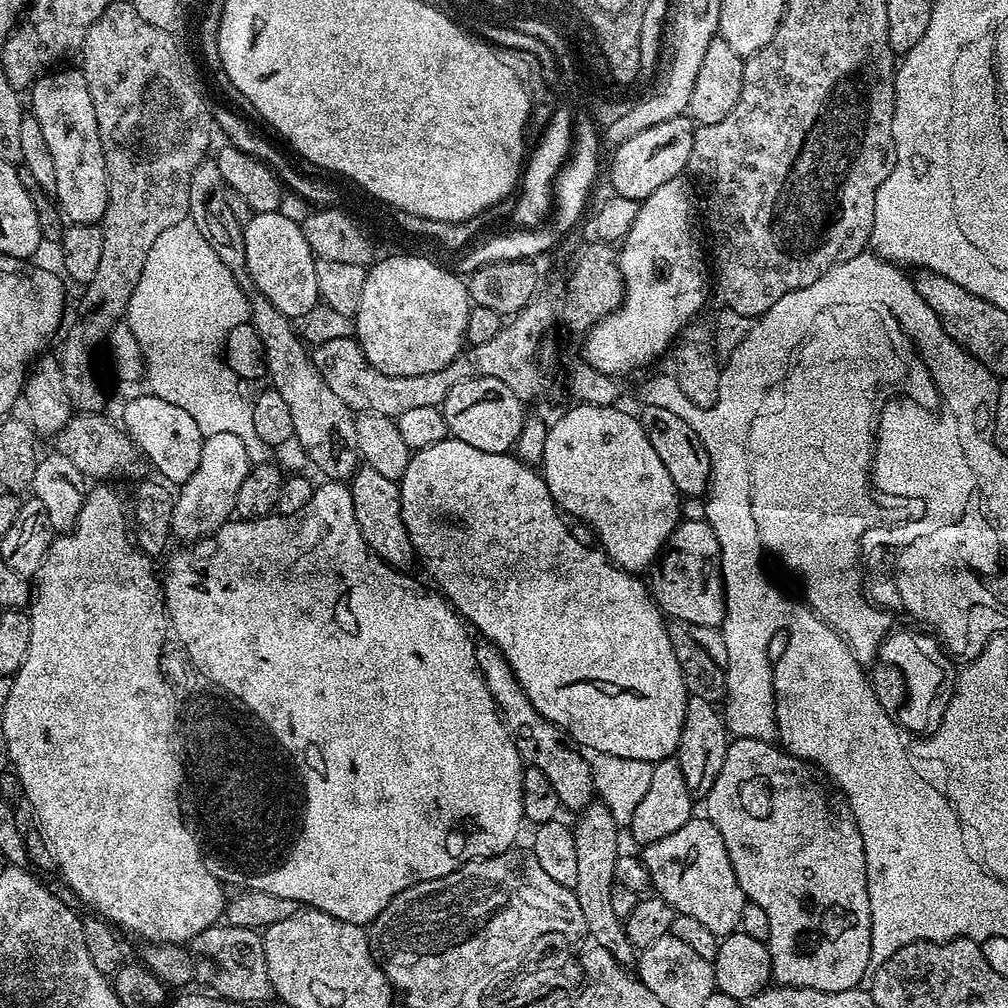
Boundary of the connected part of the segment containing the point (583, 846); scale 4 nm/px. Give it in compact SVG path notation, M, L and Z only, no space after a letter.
M593 802L579 813L580 821L574 824L574 847L578 853L578 882L575 886L578 906L582 906L582 918L586 918L587 935L591 943L602 950L610 950L614 958L625 966L637 959L638 950L630 942L624 929L624 921L614 914L610 899L616 884L616 859L622 854L620 848L621 825L617 824L614 814L601 802Z

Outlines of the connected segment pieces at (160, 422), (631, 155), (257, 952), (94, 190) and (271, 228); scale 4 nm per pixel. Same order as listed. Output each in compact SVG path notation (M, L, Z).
M151 394L136 396L124 408L123 431L140 449L145 460L153 469L161 472L169 485L179 486L198 470L198 462L202 458L202 446L205 436L198 430L198 422L171 402L162 402L162 398Z
M687 115L670 118L670 122L658 122L658 126L650 126L650 130L634 134L634 138L626 138L626 142L615 145L613 151L616 153L612 156L611 191L622 198L639 202L647 199L654 190L687 169L693 146L694 124Z
M217 922L202 930L190 941L190 948L197 957L205 956L216 967L216 988L219 995L234 1002L246 1002L255 1006L263 1000L273 999L270 974L266 970L264 937L257 929L230 926L227 922Z
M60 70L38 77L30 89L30 114L42 126L42 138L46 138L46 147L54 157L54 198L60 202L68 224L100 224L106 214L108 175L98 138L98 118L94 118L94 102L83 71L56 71Z
M257 212L248 224L244 225L244 241L246 242L246 266L252 279L252 288L281 312L283 316L297 318L315 313L321 303L318 294L318 278L316 277L317 259L310 250L310 242L306 242L303 227L286 218L281 212Z

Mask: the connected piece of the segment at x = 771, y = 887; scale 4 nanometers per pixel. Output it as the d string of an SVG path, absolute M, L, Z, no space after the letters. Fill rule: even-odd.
M742 737L729 743L726 762L722 762L722 771L702 804L703 815L722 834L722 842L726 842L726 854L730 854L745 897L762 906L770 921L766 943L772 959L772 980L786 988L823 992L861 987L870 972L866 850L844 793L833 787L809 761L792 756L773 741Z

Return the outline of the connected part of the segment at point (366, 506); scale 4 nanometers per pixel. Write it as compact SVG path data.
M361 466L352 476L350 487L354 498L354 518L368 550L379 560L386 561L391 568L408 570L414 564L414 553L410 538L406 534L406 526L402 522L399 483L378 474L378 470Z

